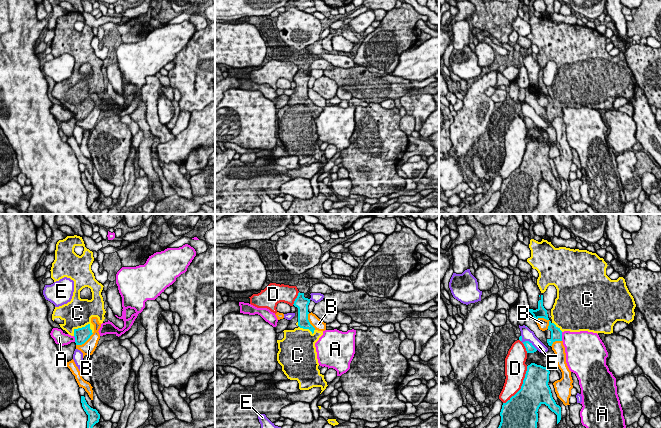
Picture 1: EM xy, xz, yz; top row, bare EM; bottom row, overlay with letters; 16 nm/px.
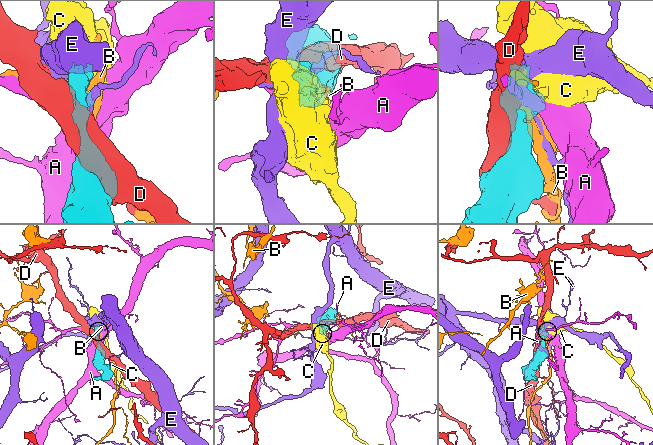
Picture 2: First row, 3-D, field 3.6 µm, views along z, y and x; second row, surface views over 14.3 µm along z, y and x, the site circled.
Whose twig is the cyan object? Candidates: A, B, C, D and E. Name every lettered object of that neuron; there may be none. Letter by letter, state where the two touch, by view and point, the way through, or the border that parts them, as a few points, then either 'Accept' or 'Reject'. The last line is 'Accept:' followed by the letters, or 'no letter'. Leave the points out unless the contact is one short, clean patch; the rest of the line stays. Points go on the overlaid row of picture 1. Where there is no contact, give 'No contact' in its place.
A: Touches cyan at yz (561, 336). Boundary: yz (561, 332), (562, 340). Reject
B: Touches cyan at yz (545, 318). Reject
C: Touches cyan at xy (79, 328). Accept
D: Touches cyan at yz (521, 386). Reject
E: Touches cyan at yz (527, 341). Reject
Accept: C

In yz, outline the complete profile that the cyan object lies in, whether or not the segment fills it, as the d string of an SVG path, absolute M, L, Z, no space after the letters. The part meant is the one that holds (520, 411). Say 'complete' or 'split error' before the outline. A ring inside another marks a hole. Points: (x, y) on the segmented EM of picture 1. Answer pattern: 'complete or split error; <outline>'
complete; M531 363L527 371L521 389L506 403L503 403L500 412L501 422L498 428L537 428L538 409L545 404L557 415L557 424L561 420L561 407L556 404L548 385L550 371L541 365Z

